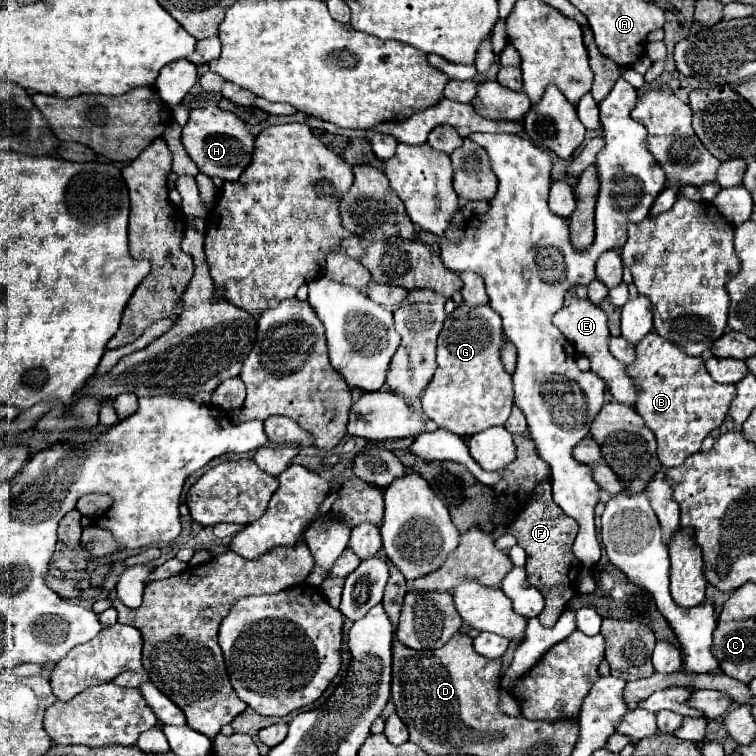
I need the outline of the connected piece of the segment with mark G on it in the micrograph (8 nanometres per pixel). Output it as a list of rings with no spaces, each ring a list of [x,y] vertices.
[[[489,305],[457,307],[455,317],[445,319],[439,335],[439,369],[421,397],[423,413],[439,427],[461,437],[475,435],[493,425],[505,425],[513,407],[513,381],[499,359],[503,343],[501,317]]]

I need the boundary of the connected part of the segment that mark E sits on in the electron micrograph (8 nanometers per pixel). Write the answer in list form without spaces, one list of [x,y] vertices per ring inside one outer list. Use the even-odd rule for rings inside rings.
[[[575,297],[575,301],[571,301],[571,305],[563,307],[563,309],[553,317],[553,325],[559,327],[559,331],[573,343],[573,347],[591,361],[591,371],[593,371],[595,375],[599,375],[599,377],[607,383],[611,395],[613,395],[617,401],[621,401],[621,403],[625,403],[625,405],[631,405],[631,407],[637,403],[637,387],[635,387],[633,379],[627,375],[625,363],[617,361],[617,359],[611,355],[611,351],[609,351],[609,343],[607,343],[607,339],[609,339],[607,315],[601,311],[599,305],[593,305],[589,299],[577,299],[577,297]]]

